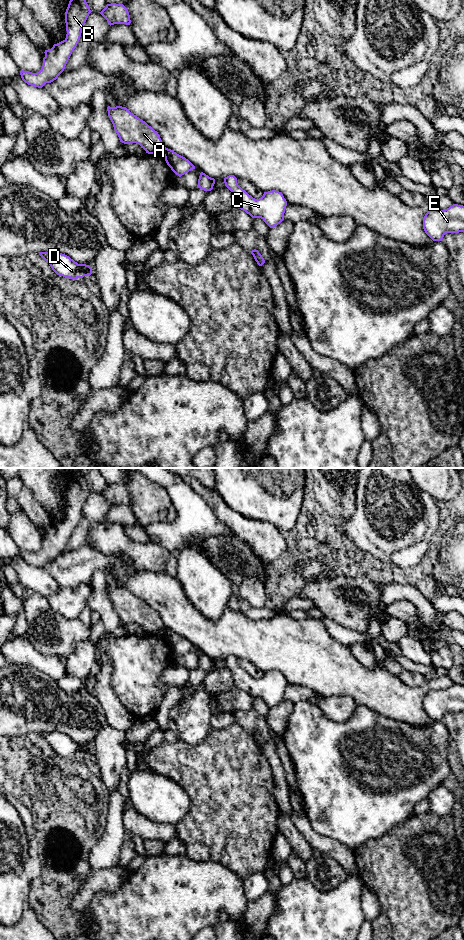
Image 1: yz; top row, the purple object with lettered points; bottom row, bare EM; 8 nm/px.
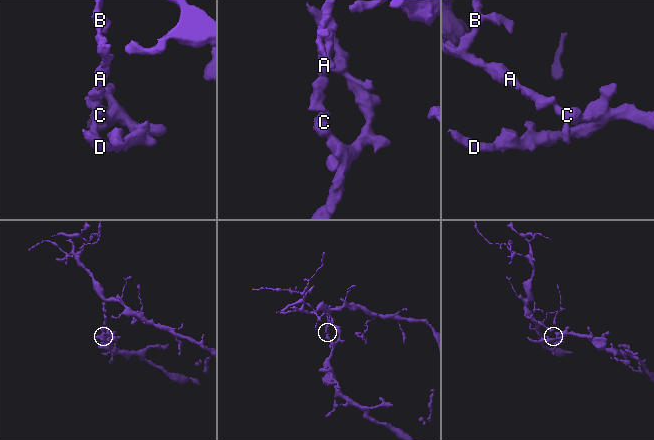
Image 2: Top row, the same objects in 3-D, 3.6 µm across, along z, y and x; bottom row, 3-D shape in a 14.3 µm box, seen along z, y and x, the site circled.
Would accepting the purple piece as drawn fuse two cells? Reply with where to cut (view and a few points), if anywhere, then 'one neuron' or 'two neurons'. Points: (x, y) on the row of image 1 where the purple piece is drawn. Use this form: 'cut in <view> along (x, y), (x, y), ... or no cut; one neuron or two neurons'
cut in yz along (167, 148), (163, 154); two neurons

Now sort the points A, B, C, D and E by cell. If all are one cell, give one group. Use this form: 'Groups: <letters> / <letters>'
Groups: A B / C D E

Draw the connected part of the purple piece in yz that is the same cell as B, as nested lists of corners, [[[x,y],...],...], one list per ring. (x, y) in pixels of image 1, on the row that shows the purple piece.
[[[70,0],[65,12],[66,38],[45,50],[43,65],[39,72],[20,71],[22,80],[28,85],[42,88],[51,83],[64,71],[65,66],[76,48],[83,26],[92,11],[86,0]]]

